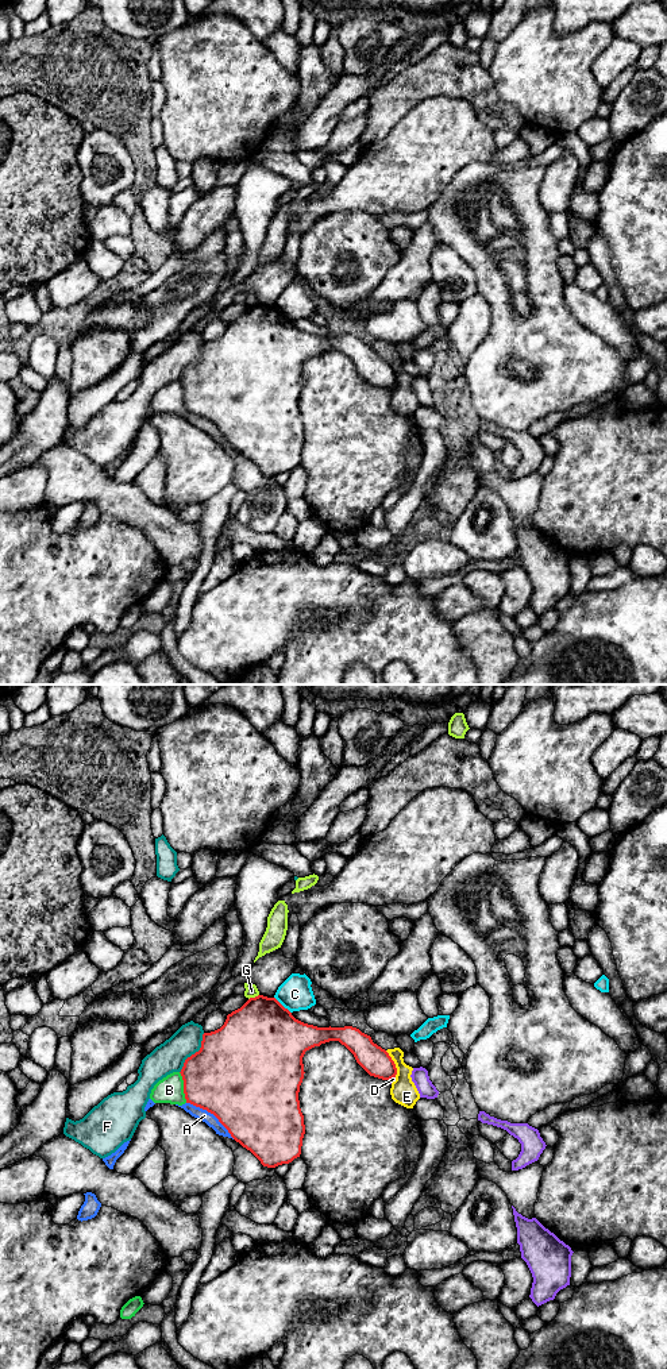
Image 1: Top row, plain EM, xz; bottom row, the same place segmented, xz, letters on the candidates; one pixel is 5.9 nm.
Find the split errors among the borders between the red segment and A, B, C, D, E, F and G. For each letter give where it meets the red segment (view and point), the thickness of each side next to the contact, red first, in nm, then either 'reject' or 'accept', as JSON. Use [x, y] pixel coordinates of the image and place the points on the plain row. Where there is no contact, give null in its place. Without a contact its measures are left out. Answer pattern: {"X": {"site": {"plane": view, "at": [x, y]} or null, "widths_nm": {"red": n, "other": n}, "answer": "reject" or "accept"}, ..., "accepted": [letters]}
{"A": {"site": {"plane": "xz", "at": [212, 421]}, "widths_nm": {"red": 500, "other": 70}, "answer": "reject"}, "B": {"site": {"plane": "xz", "at": [184, 396]}, "widths_nm": {"red": 440, "other": 160}, "answer": "reject"}, "C": {"site": {"plane": "xz", "at": [281, 313]}, "widths_nm": {"red": 480, "other": 200}, "answer": "reject"}, "D": {"site": {"plane": "xz", "at": [390, 386]}, "widths_nm": {"red": 170, "other": 20}, "answer": "reject"}, "E": {"site": {"plane": "xz", "at": [394, 373]}, "widths_nm": {"red": 170, "other": 150}, "answer": "reject"}, "F": {"site": {"plane": "xz", "at": [195, 362]}, "widths_nm": {"red": 480, "other": 180}, "answer": "reject"}, "G": {"site": {"plane": "xz", "at": [253, 307]}, "widths_nm": {"red": 460, "other": 80}, "answer": "reject"}, "accepted": []}

